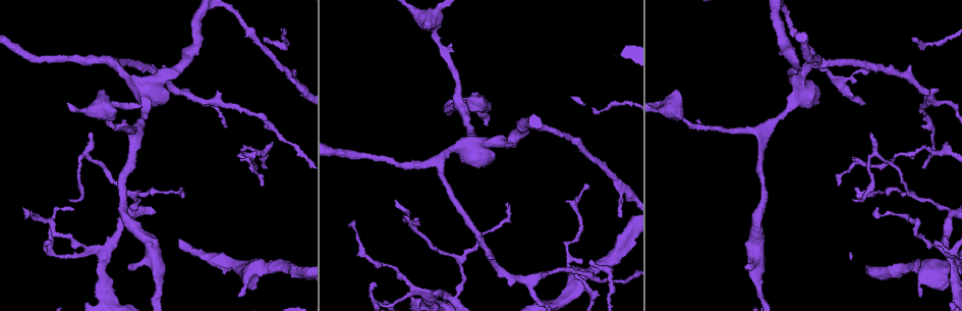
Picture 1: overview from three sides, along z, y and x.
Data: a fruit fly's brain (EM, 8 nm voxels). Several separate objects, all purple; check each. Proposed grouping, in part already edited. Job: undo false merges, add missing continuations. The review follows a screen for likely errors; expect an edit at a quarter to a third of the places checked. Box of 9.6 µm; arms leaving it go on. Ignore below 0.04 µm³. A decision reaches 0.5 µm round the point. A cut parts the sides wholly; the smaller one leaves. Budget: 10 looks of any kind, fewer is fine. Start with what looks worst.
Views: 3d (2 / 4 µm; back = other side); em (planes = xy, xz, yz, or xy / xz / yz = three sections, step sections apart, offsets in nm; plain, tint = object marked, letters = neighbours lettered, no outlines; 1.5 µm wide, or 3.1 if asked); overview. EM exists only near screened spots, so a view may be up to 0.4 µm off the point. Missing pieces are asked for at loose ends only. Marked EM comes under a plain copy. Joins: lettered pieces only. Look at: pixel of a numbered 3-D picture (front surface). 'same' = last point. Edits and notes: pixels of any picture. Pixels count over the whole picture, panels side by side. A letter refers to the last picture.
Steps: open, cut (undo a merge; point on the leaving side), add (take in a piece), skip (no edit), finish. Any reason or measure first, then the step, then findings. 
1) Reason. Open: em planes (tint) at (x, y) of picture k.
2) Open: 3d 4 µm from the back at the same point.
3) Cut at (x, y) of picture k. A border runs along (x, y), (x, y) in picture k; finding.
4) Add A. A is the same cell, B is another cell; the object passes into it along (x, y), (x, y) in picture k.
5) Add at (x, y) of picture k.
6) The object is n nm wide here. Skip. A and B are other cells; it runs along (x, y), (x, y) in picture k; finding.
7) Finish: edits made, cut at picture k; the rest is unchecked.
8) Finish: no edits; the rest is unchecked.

An open end. Open: em planes (letters) at (46, 242) of picture 1.

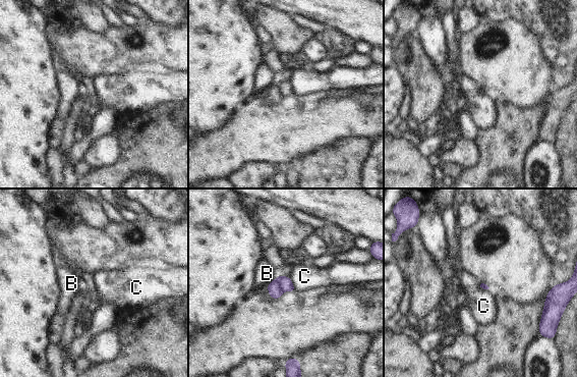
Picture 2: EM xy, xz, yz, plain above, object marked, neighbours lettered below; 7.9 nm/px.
Skip. B and C are other cells; a border runs along (290, 276), (293, 287), (296, 290) in picture 2; none of them fits.

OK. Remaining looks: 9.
Tapers out. Open: em planes (letters) at (89, 133) of picture 1.

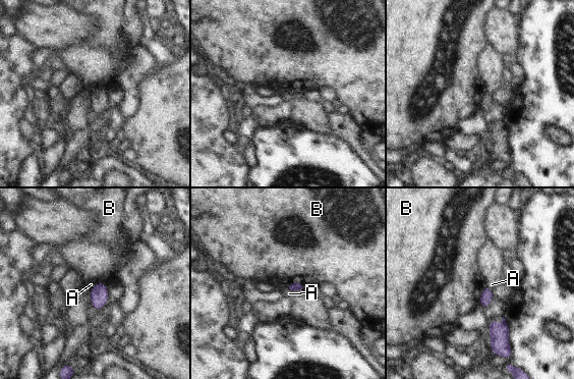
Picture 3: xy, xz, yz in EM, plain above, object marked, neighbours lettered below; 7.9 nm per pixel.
The longest contact is with B, 160 nm. Skip. A and B are other cells; a border runs along (288, 286), (290, 289), (301, 288) in picture 3; none of them fits.

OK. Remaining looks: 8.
Open: em yz step 4 (letters) at (105, 112) of picture 1.

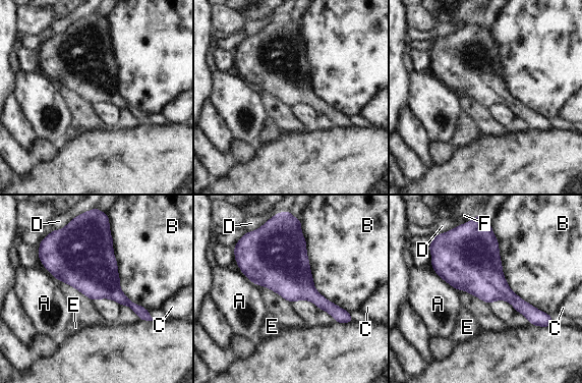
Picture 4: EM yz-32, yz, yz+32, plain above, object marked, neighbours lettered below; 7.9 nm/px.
The object is 460 nm wide here. Skip. A, B, C, D, E and F are other cells; a border runs along (107, 213), (119, 288), (148, 311) in picture 4; continuous, no second cell.

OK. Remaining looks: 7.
Tapers out. Open: 3d 4 µm at (295, 70) of picture 1.

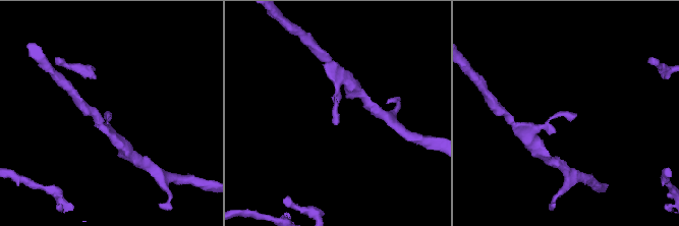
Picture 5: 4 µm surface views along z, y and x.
Open: em xz step 4 (tint) at (574, 116) of picture 5.

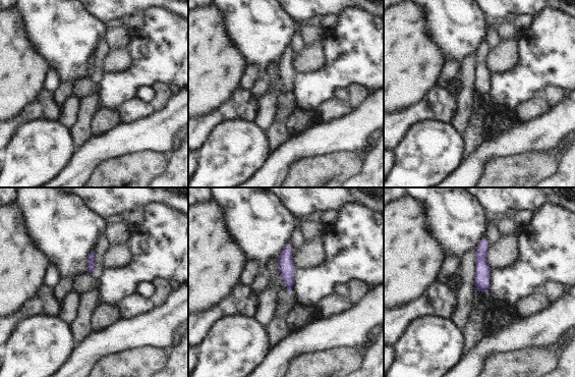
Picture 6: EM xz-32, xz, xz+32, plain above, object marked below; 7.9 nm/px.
Open: em yz step 8 (letters) at the same point.

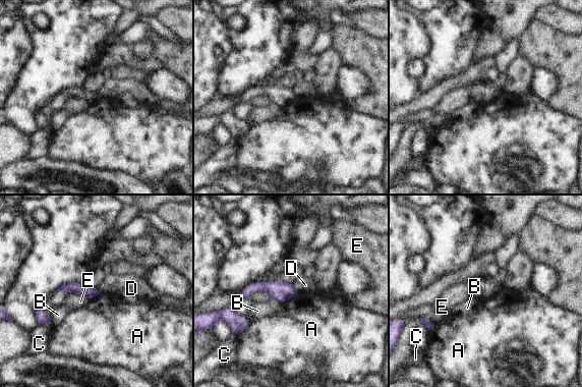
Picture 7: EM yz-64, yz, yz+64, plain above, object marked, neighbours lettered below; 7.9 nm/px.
The object is 100 nm wide here. Skip. A, B, C, D and E are other cells; it runs along (295, 287), (254, 286), (243, 295) in picture 7; none of them fits.

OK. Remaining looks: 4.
Finish: no edits; the rest is unchecked.

